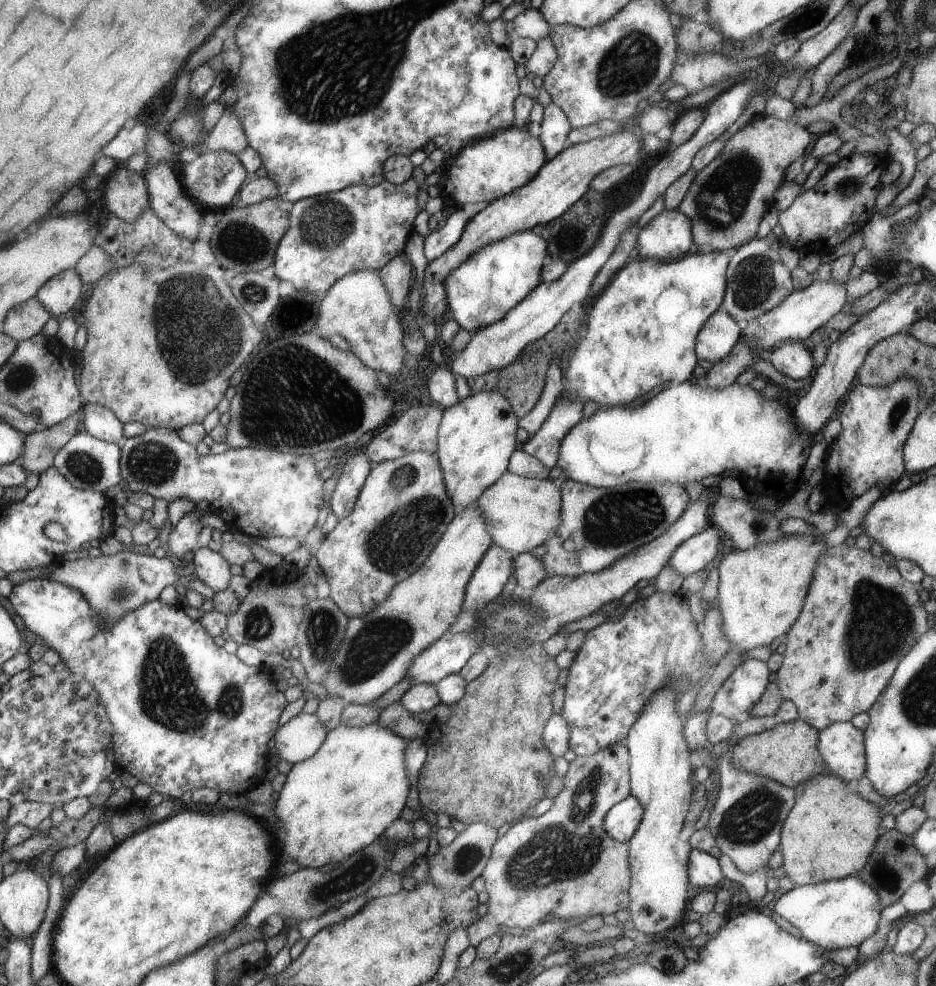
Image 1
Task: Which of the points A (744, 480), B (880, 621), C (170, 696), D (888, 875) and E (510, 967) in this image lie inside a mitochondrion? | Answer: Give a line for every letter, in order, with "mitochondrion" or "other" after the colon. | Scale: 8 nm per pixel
A: other
B: mitochondrion
C: mitochondrion
D: mitochondrion
E: mitochondrion

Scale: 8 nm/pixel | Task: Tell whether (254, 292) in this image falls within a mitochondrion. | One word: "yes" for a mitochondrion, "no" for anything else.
yes

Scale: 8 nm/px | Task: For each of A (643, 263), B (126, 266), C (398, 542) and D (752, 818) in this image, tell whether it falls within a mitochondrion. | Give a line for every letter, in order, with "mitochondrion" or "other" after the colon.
A: other
B: other
C: mitochondrion
D: mitochondrion

